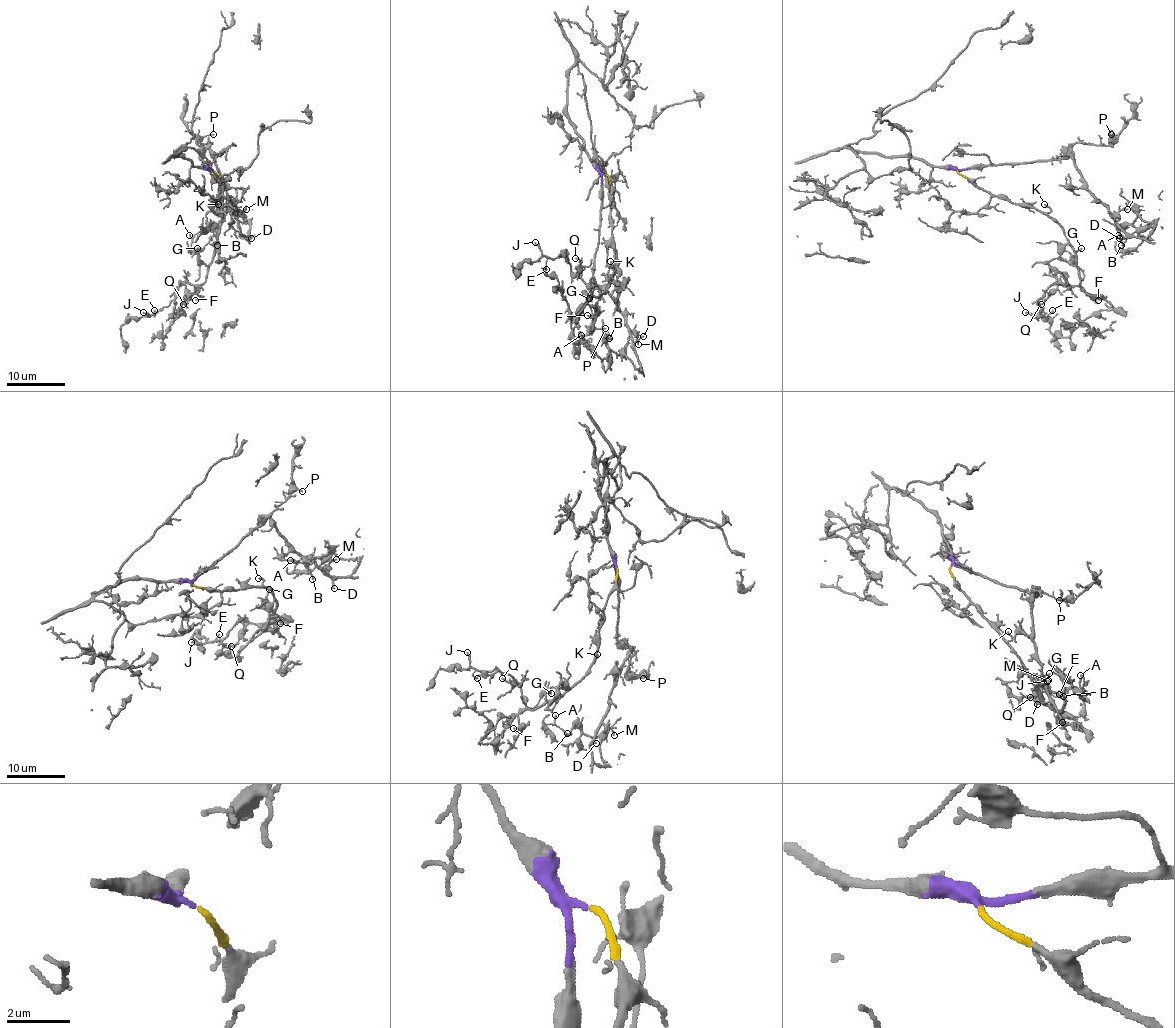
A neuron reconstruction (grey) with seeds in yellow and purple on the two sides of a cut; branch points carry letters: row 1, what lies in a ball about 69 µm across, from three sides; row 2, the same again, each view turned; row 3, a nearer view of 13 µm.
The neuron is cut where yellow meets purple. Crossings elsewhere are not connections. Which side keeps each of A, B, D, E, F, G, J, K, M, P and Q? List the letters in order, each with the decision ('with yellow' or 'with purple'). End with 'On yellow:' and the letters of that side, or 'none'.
A: with purple
B: with purple
D: with purple
E: with yellow
F: with yellow
G: with yellow
J: with yellow
K: with yellow
M: with purple
P: with purple
Q: with yellow
On yellow: E, F, G, J, K, Q

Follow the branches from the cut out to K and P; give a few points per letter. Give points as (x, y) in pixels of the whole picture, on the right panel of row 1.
K: (957, 170), (978, 186), (994, 195), (1004, 195), (1013, 202), (1050, 211), (1045, 204)
P: (957, 170), (1059, 159), (1077, 143), (1109, 144), (1112, 134)

